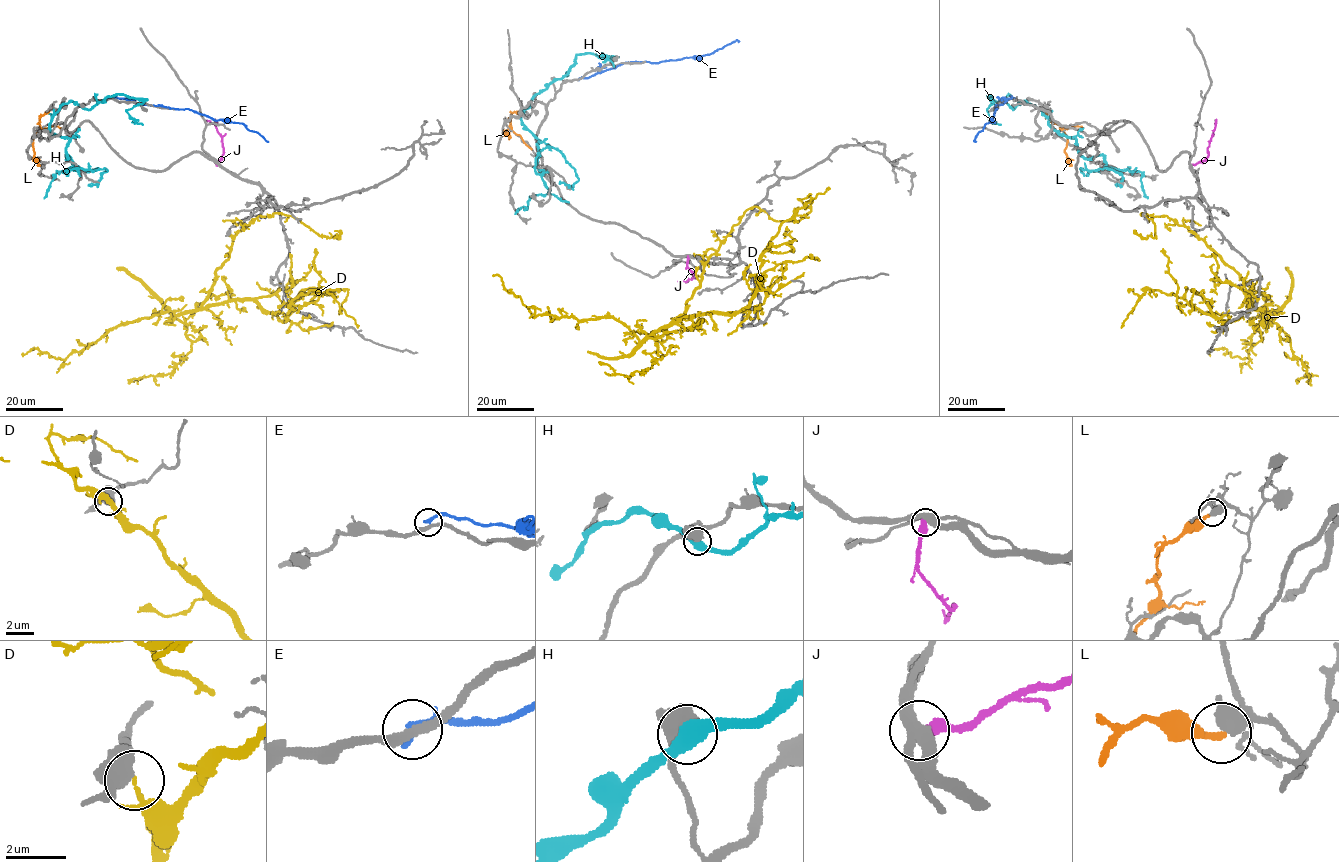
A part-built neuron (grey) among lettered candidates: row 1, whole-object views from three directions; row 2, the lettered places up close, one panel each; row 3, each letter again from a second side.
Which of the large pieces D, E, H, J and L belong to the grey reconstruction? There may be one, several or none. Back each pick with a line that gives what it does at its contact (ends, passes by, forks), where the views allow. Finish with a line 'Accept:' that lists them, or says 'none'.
Accept: none

